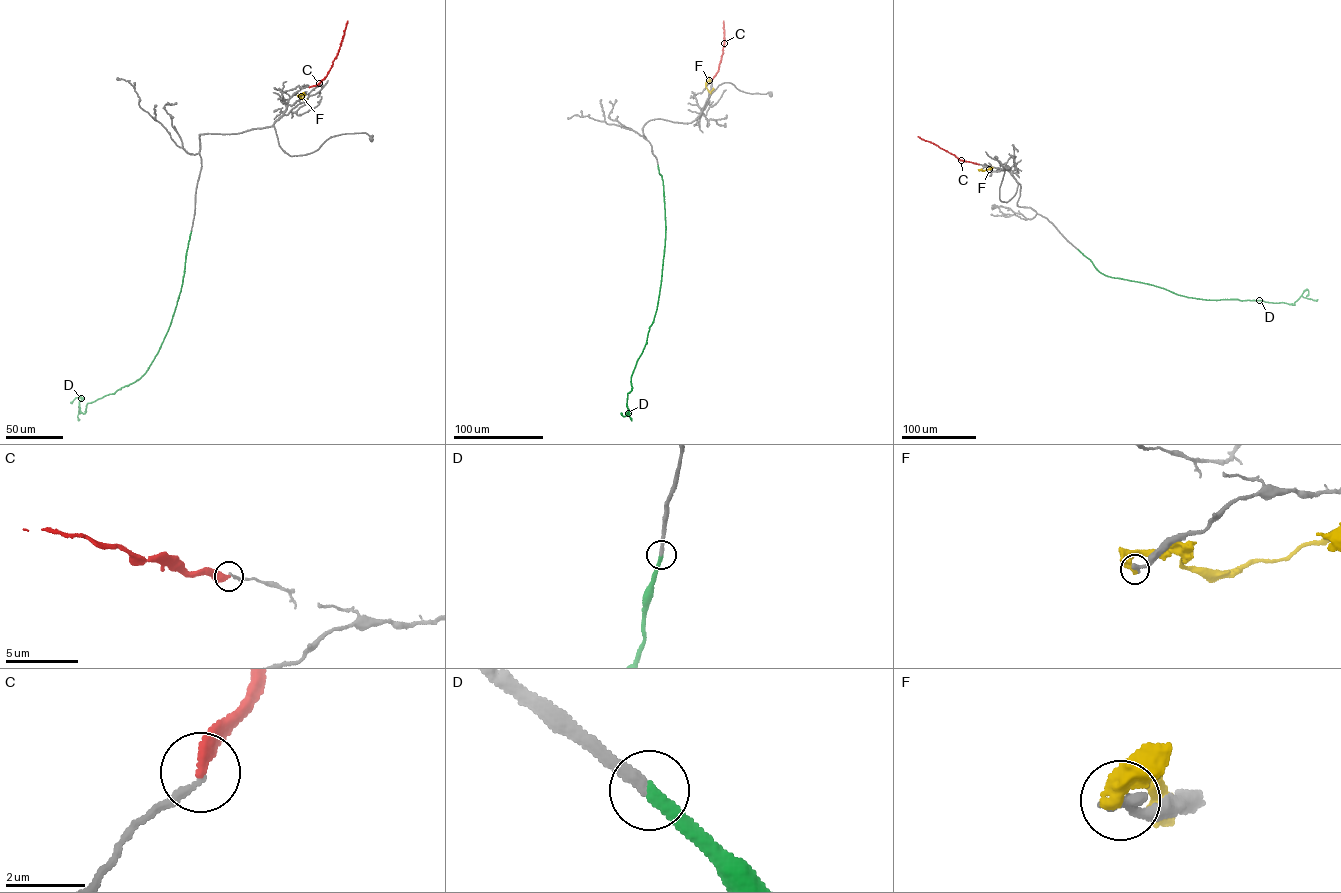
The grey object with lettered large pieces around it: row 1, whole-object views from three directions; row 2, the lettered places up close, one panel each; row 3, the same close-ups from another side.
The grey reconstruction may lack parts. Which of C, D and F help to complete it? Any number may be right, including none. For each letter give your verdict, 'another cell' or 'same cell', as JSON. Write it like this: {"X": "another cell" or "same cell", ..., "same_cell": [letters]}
{"C": "another cell", "D": "same cell", "F": "another cell", "same_cell": ["D"]}

